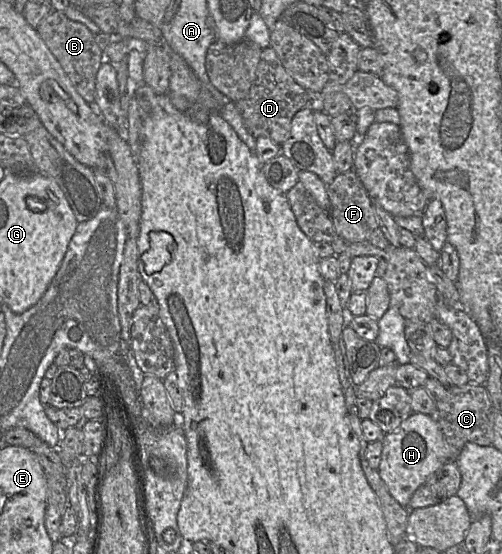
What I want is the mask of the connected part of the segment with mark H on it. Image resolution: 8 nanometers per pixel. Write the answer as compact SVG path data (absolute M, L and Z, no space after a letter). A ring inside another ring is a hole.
M412 413L393 432L383 435L383 448L378 474L390 495L407 508L416 489L449 461L449 448L437 422L430 415Z

